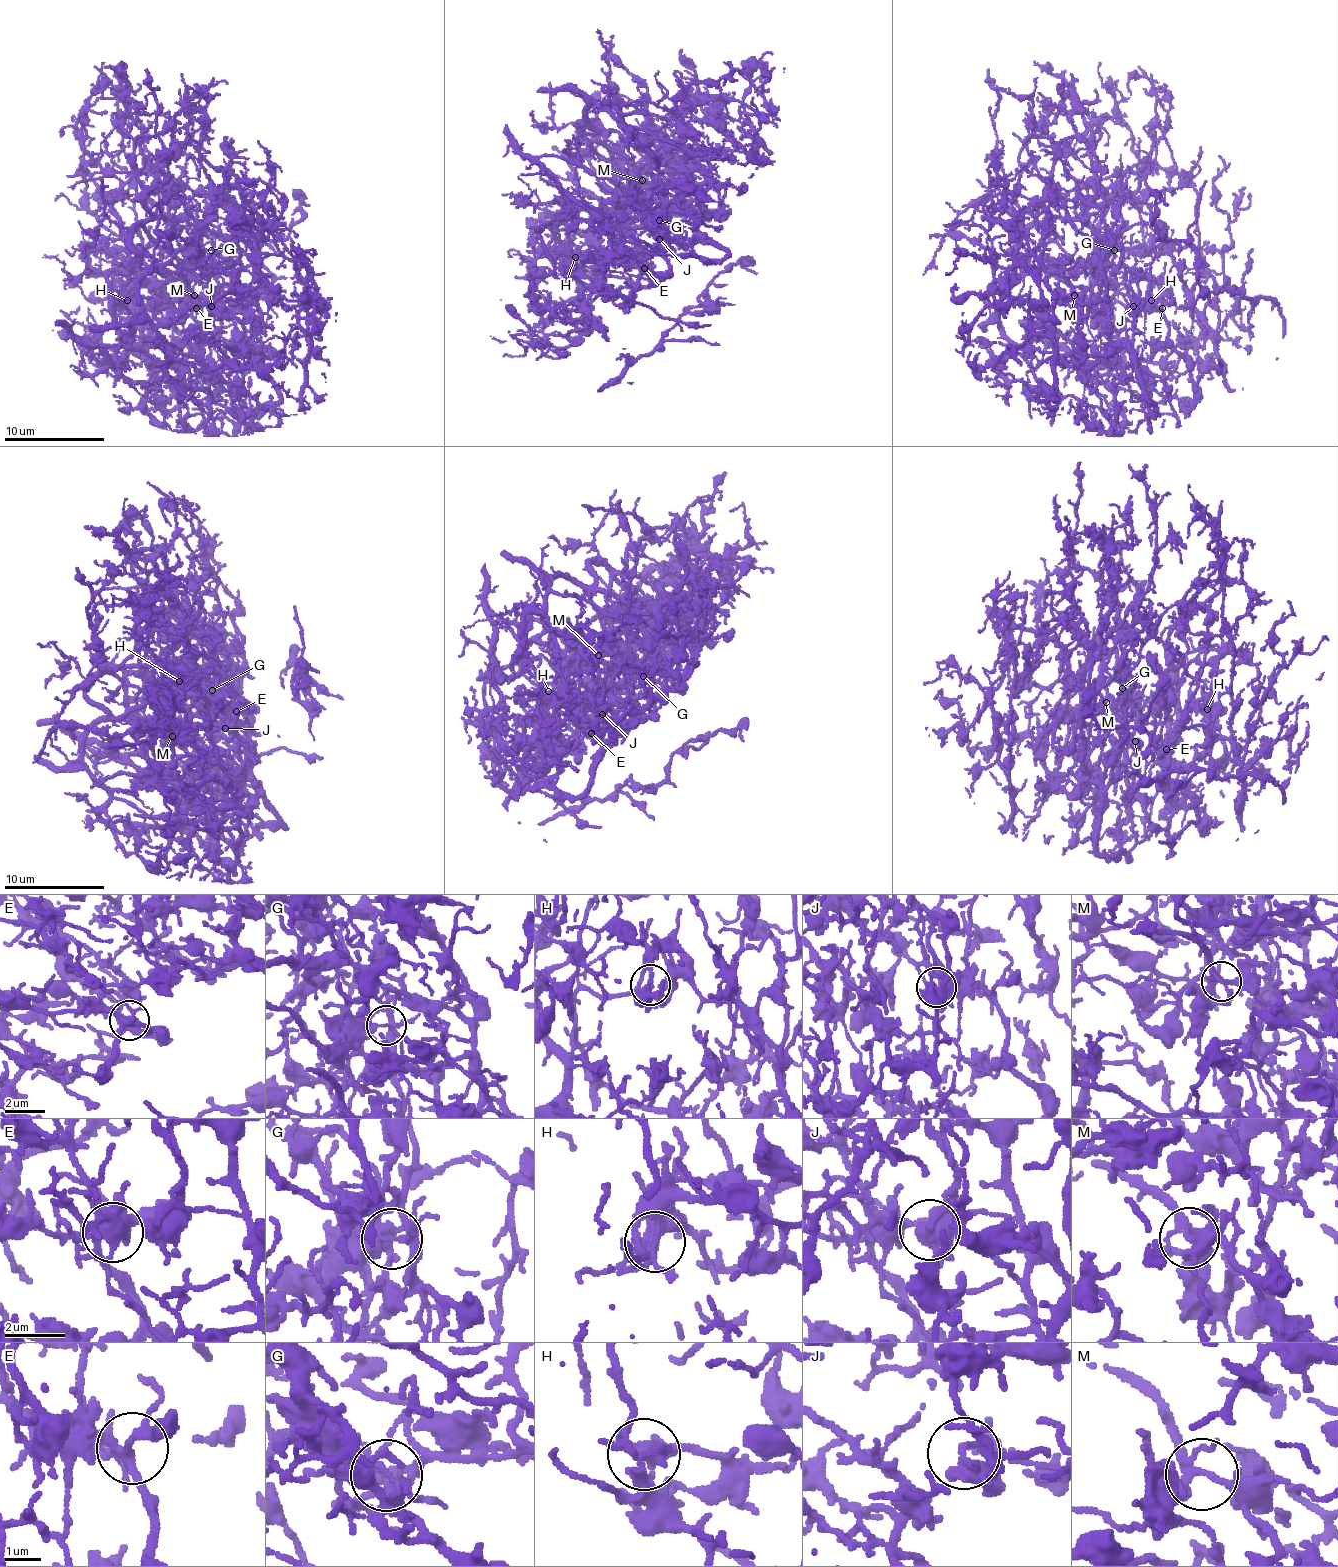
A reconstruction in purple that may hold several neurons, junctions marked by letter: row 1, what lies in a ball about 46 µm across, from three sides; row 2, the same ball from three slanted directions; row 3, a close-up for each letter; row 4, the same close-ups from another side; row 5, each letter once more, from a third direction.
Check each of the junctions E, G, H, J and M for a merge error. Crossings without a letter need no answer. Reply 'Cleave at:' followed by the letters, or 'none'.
Cleave at: G, H, J

